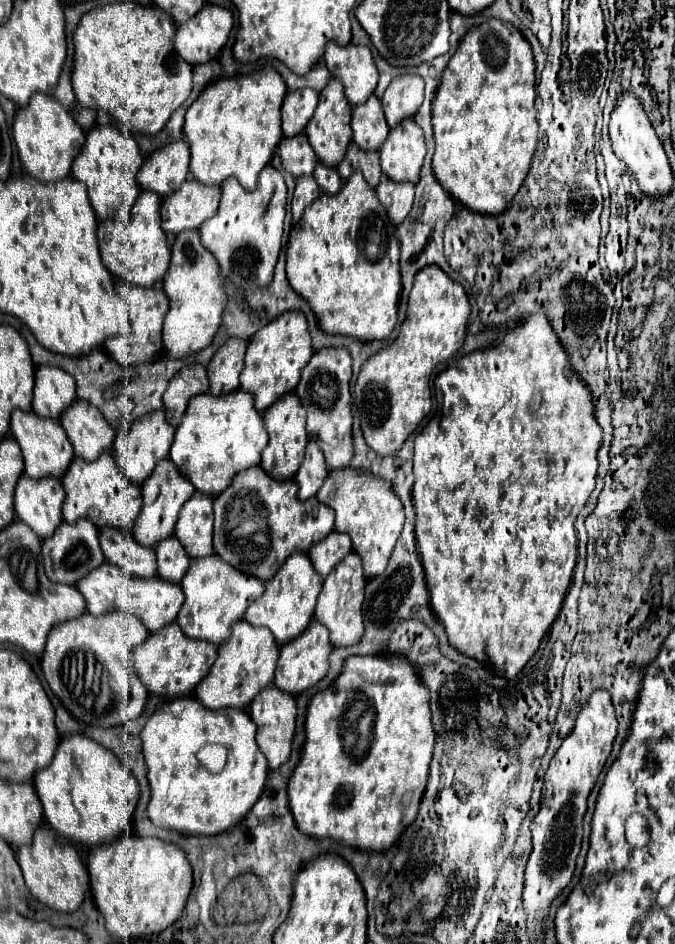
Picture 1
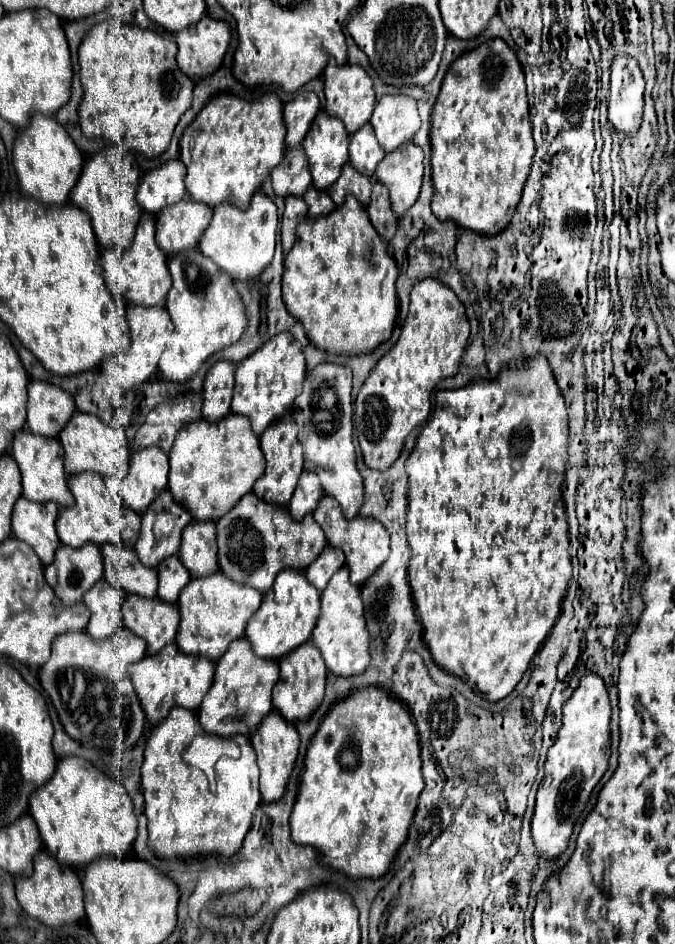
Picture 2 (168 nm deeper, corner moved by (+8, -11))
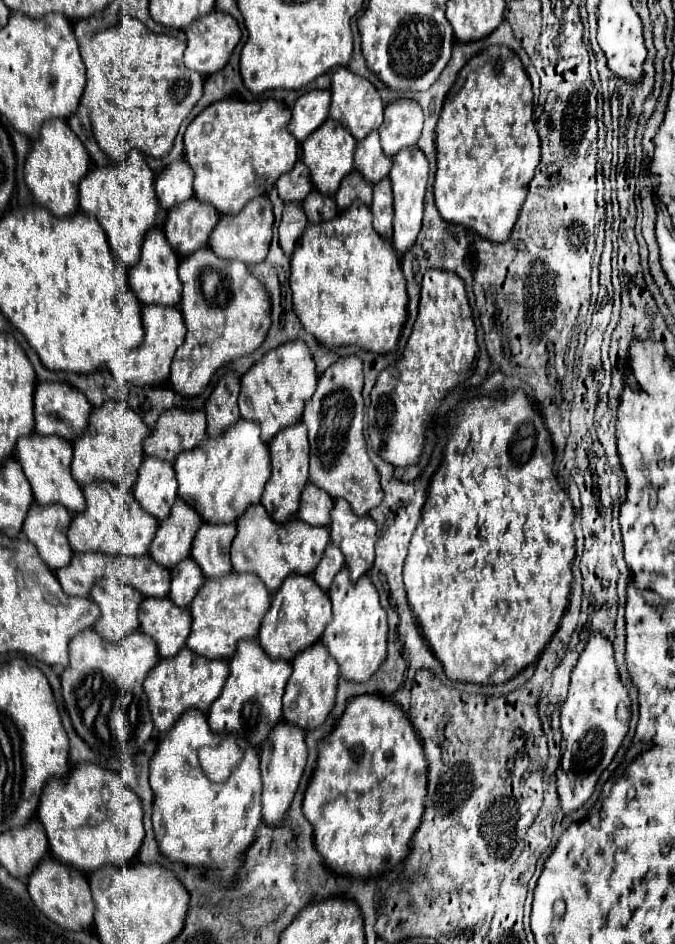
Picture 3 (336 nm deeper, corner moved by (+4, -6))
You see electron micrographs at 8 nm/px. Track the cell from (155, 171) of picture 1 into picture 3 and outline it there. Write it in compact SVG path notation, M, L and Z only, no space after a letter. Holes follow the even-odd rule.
M173 162L155 178L155 196L159 206L169 210L187 198L193 198L193 170L187 162Z

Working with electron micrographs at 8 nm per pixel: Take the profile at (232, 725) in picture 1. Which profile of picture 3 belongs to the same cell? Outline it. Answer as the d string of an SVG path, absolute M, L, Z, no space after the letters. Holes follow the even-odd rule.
M195 708L185 710L163 736L149 762L149 784L155 796L153 830L163 856L173 862L219 868L221 880L229 882L261 822L261 768L257 752L247 746L241 768L235 768L223 784L211 782L199 764L197 750L213 742L219 742L219 736L207 726L205 714Z

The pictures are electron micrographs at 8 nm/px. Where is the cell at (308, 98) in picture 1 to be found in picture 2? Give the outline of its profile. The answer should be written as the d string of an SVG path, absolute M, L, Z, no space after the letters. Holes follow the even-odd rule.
M301 91L293 101L285 103L283 115L287 127L287 137L285 137L287 147L301 145L305 133L309 131L311 121L319 111L321 111L321 103L313 91Z

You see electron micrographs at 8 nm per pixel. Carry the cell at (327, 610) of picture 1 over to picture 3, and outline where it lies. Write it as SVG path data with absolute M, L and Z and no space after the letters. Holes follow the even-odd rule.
M345 566L333 578L329 598L333 604L333 620L323 630L321 642L337 660L343 678L353 682L365 682L367 678L371 678L371 674L375 674L375 670L387 656L387 614L379 604L379 594L371 584L369 576L351 582L349 568Z

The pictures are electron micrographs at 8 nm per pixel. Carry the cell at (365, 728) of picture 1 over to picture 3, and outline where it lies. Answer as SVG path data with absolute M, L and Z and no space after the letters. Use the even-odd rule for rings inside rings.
M361 694L347 702L333 732L319 742L317 766L305 790L303 816L313 826L315 848L331 872L373 878L399 864L421 822L427 794L427 760L407 714L379 694Z

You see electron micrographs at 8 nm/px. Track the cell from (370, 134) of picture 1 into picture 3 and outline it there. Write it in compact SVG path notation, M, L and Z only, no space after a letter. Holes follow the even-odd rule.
M371 132L367 138L357 142L355 150L355 168L369 180L369 182L379 182L385 178L391 170L393 162L391 158L383 152L379 144L379 134Z

